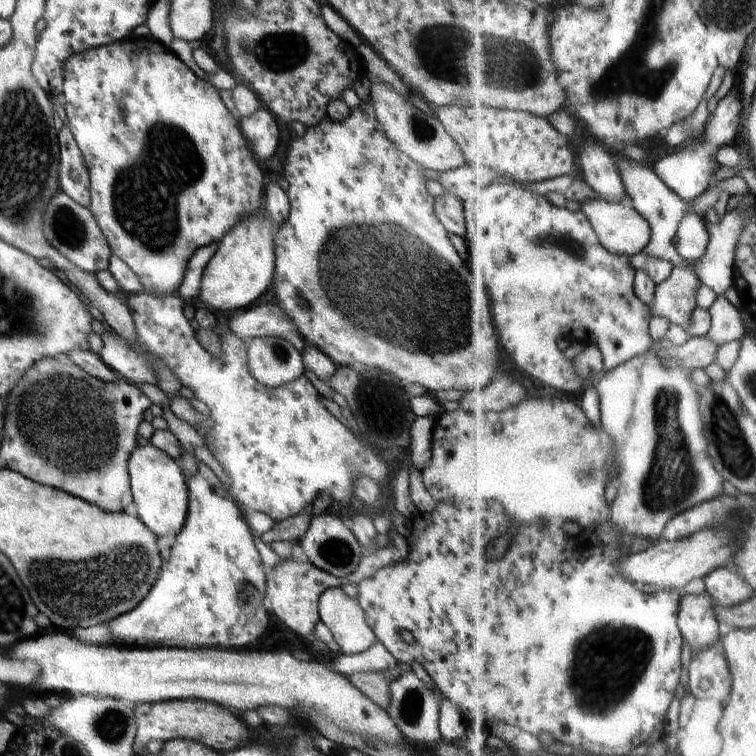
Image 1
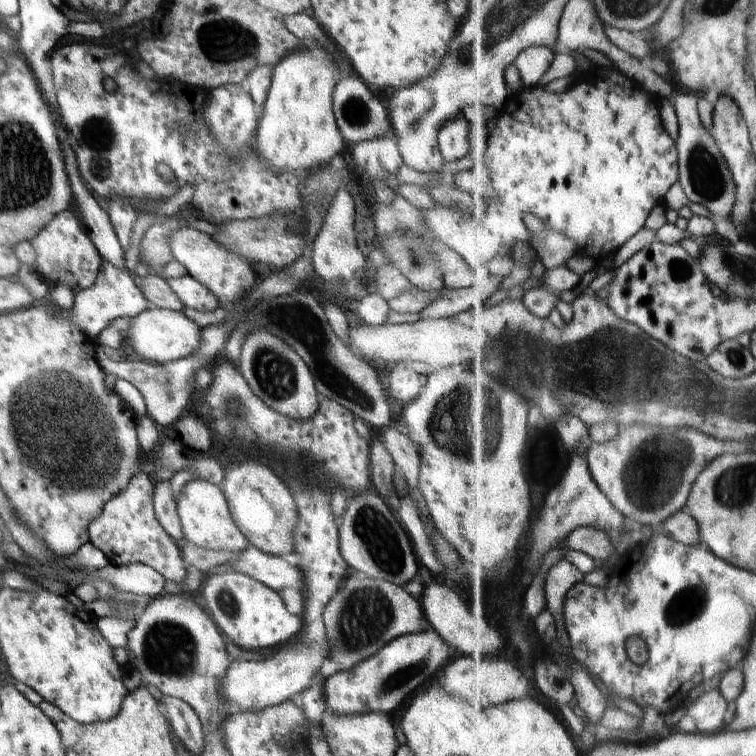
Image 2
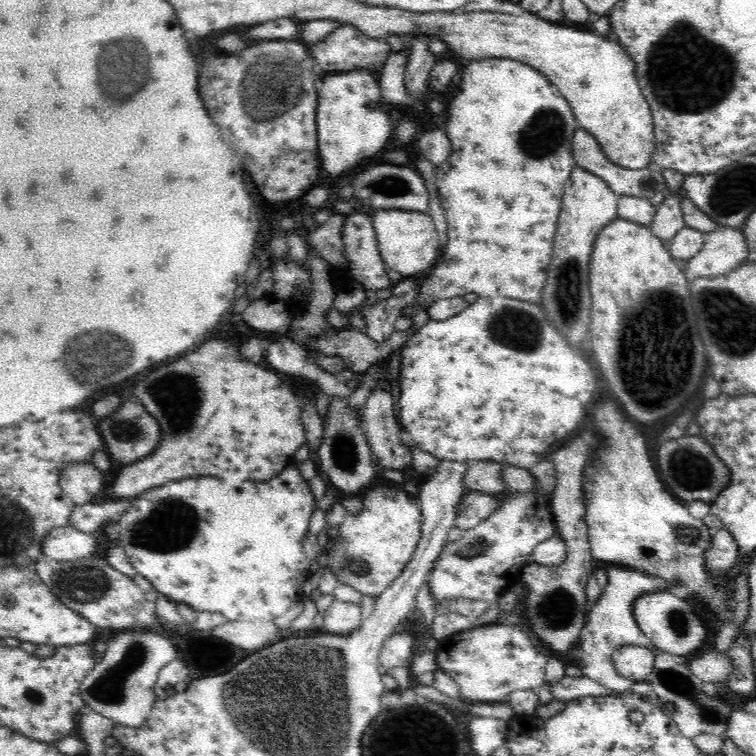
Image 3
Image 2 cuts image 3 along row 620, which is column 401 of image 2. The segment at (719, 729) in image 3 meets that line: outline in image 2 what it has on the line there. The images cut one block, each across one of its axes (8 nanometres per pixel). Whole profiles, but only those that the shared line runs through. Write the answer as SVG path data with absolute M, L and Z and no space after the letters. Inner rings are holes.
M353 575L346 578L343 585L322 613L329 658L342 671L374 656L391 640L418 633L427 626L420 600L397 584L368 577L360 579Z

